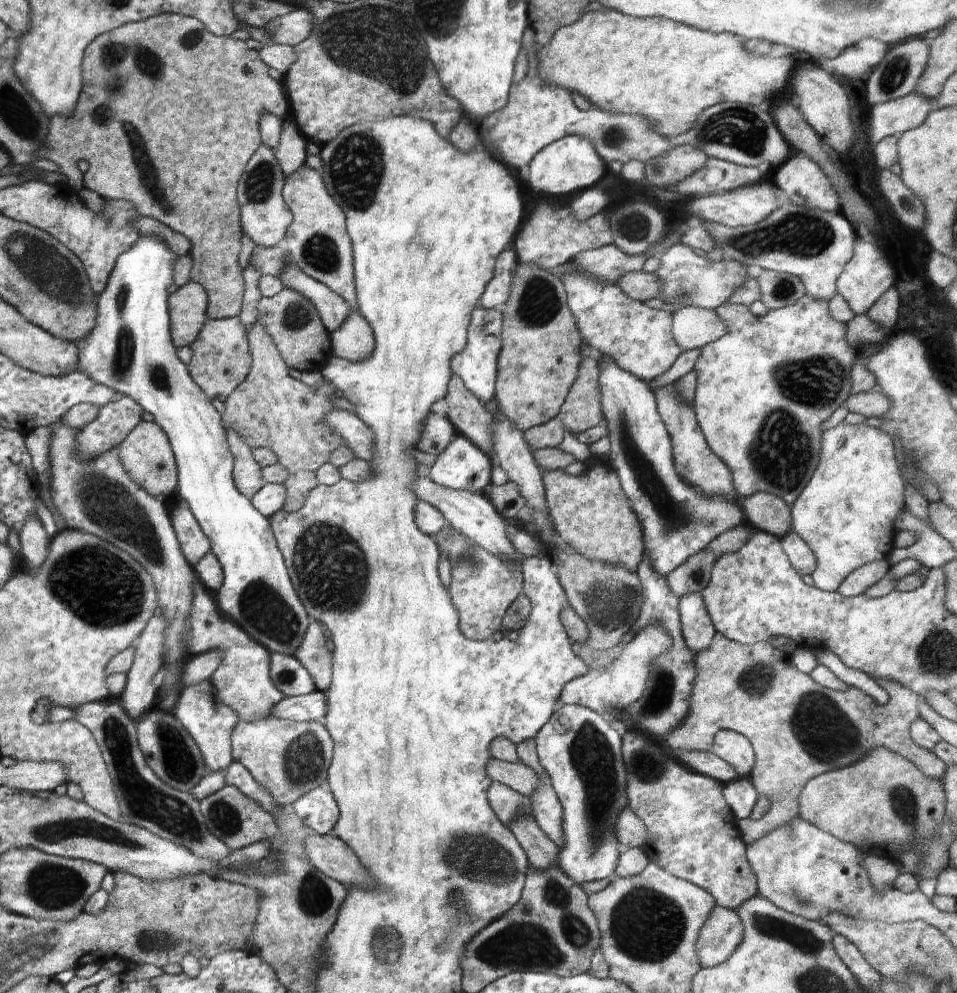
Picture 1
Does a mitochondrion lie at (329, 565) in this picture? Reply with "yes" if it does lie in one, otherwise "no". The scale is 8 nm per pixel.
yes

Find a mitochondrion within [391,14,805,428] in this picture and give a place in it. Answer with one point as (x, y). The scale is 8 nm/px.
(739, 128)

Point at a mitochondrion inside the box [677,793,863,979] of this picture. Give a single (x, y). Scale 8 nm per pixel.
(765, 924)

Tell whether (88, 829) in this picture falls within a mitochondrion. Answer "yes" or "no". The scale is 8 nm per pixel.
yes

